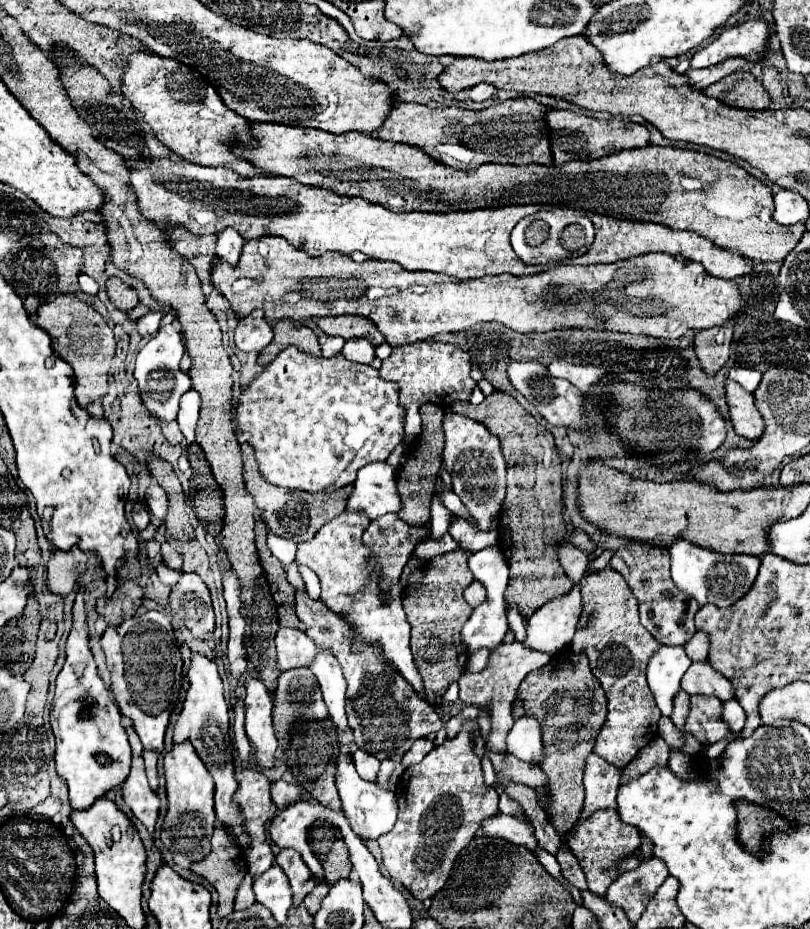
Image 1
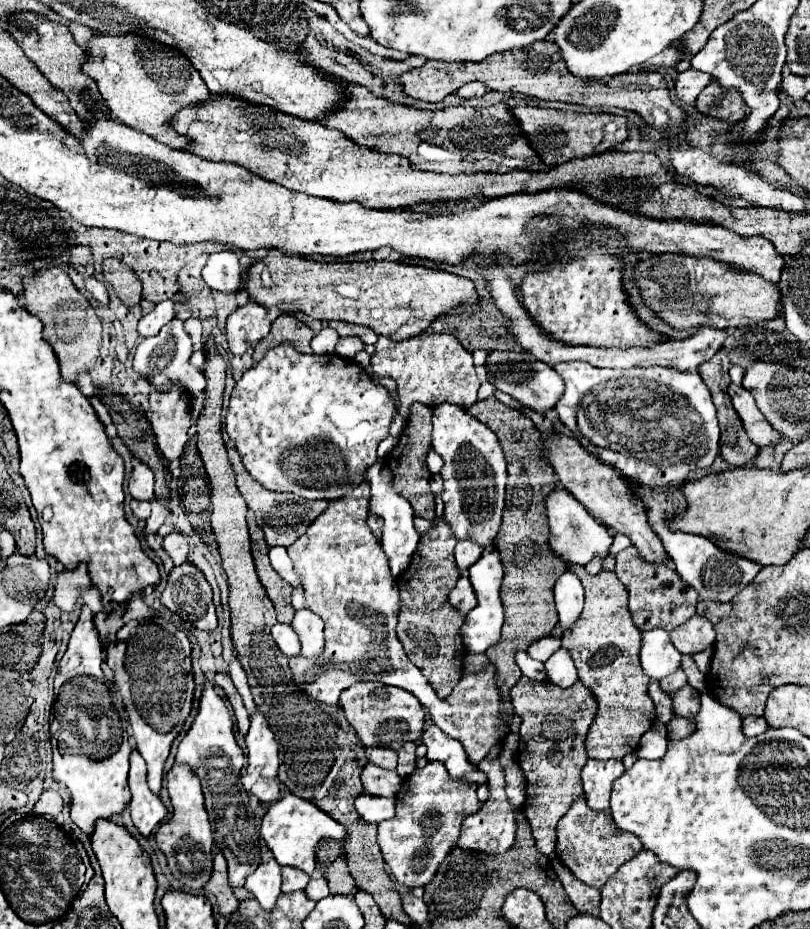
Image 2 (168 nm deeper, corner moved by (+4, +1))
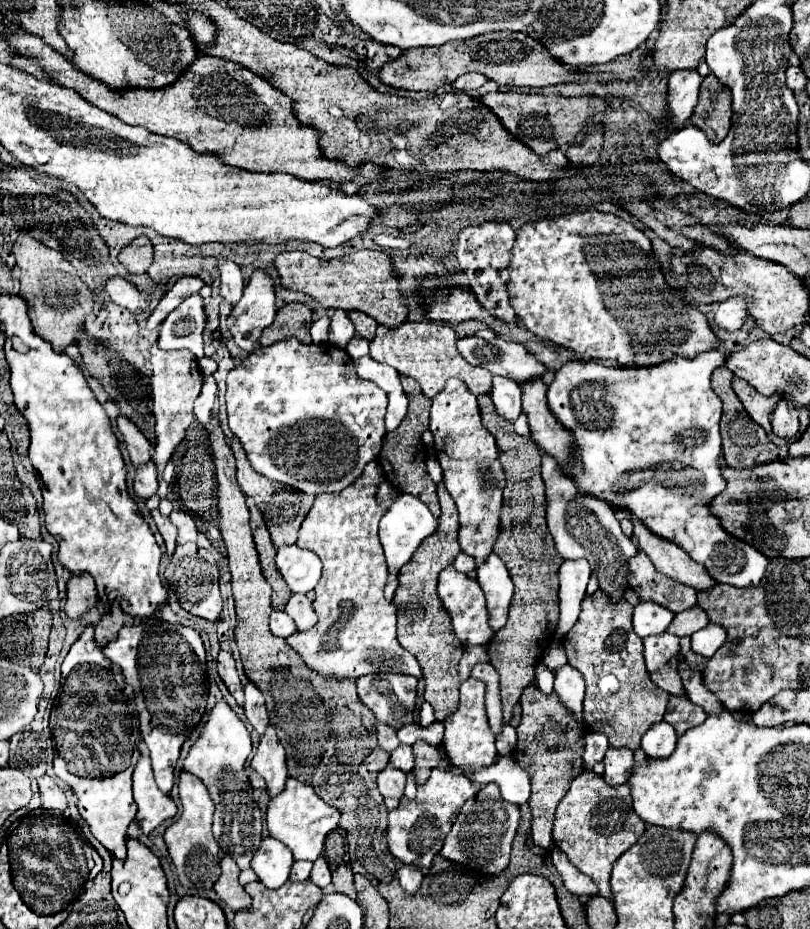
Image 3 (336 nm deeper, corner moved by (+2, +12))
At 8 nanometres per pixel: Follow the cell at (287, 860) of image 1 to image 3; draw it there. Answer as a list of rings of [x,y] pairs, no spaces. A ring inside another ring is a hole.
[[[294,861],[290,871],[290,881],[306,881],[310,877],[312,863],[310,861]]]

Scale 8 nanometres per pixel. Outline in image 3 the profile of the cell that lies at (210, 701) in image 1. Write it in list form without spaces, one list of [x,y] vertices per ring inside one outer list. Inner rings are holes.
[[[218,701],[210,711],[208,721],[200,727],[200,735],[184,759],[184,771],[196,775],[206,785],[214,801],[212,831],[216,843],[236,861],[240,869],[250,867],[254,851],[258,851],[258,845],[262,843],[262,813],[254,801],[252,787],[248,785],[248,775],[244,771],[250,751],[252,741],[246,725],[226,701]]]

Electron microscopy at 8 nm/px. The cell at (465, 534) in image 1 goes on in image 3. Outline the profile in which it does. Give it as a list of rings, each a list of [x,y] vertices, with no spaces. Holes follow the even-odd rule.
[[[458,553],[458,557],[454,559],[454,567],[458,569],[458,571],[462,571],[462,573],[470,573],[470,571],[474,571],[474,557],[470,557],[468,553]]]

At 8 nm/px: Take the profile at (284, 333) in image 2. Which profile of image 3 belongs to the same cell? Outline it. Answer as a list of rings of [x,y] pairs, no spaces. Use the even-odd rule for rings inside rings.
[[[286,303],[278,309],[274,323],[262,331],[260,345],[272,345],[288,337],[296,337],[308,345],[312,343],[310,325],[312,325],[312,311],[304,303]]]

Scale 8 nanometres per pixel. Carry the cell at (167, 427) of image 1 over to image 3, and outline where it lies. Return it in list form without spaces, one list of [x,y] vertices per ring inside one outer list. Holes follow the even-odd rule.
[[[154,345],[150,363],[152,363],[152,405],[154,405],[152,413],[156,417],[156,439],[158,439],[152,459],[154,459],[154,465],[158,469],[158,479],[160,479],[158,495],[160,499],[164,499],[168,483],[162,479],[162,473],[174,449],[182,443],[186,429],[194,421],[192,405],[202,387],[202,373],[200,373],[198,361],[194,359],[190,351],[162,351],[158,349],[158,345]]]

